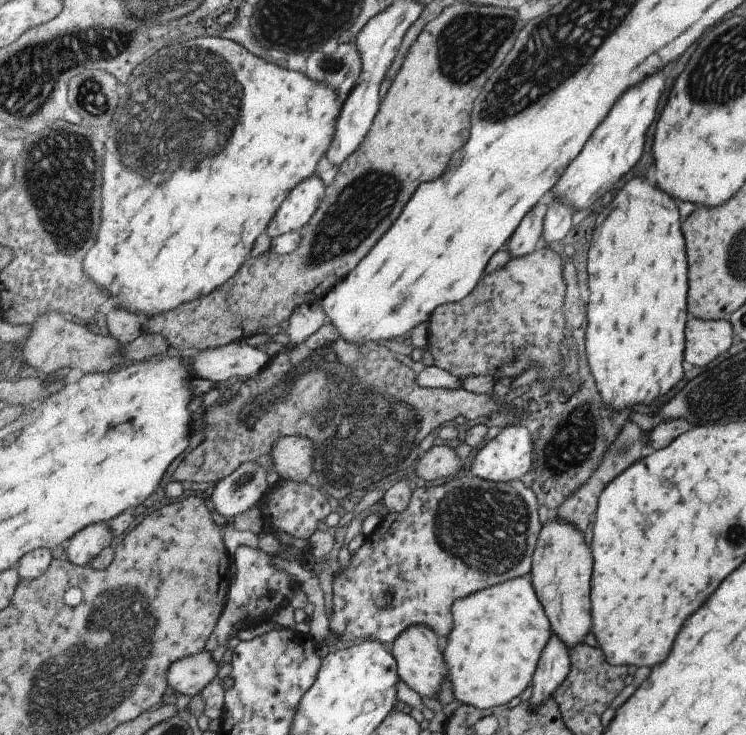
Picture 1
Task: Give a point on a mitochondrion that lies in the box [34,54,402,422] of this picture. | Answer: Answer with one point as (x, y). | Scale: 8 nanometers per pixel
(91, 96)

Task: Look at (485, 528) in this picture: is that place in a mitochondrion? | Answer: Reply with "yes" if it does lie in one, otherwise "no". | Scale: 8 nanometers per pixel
yes

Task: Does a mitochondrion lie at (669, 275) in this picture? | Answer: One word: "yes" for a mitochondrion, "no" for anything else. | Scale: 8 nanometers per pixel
no

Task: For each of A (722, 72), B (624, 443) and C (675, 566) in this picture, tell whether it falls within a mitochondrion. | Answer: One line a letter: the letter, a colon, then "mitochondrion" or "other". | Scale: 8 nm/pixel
A: mitochondrion
B: mitochondrion
C: other

